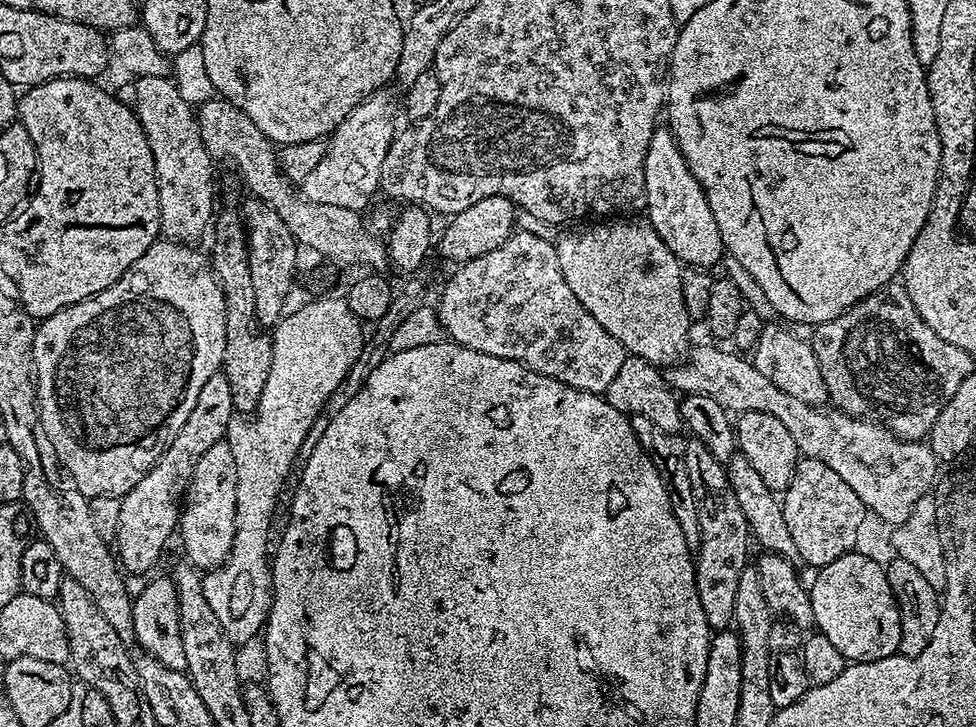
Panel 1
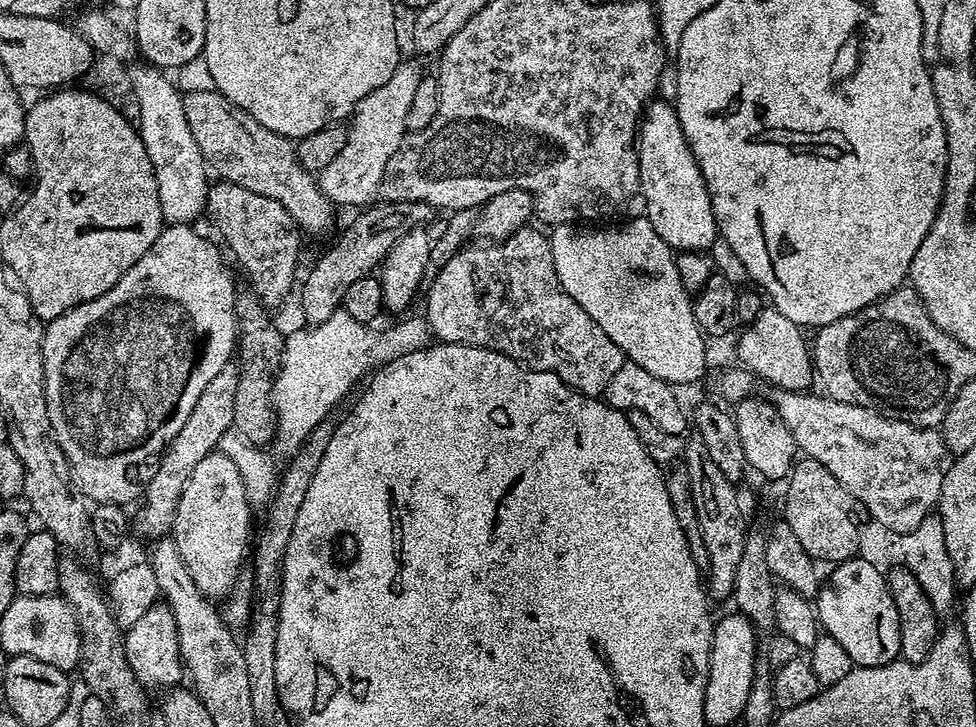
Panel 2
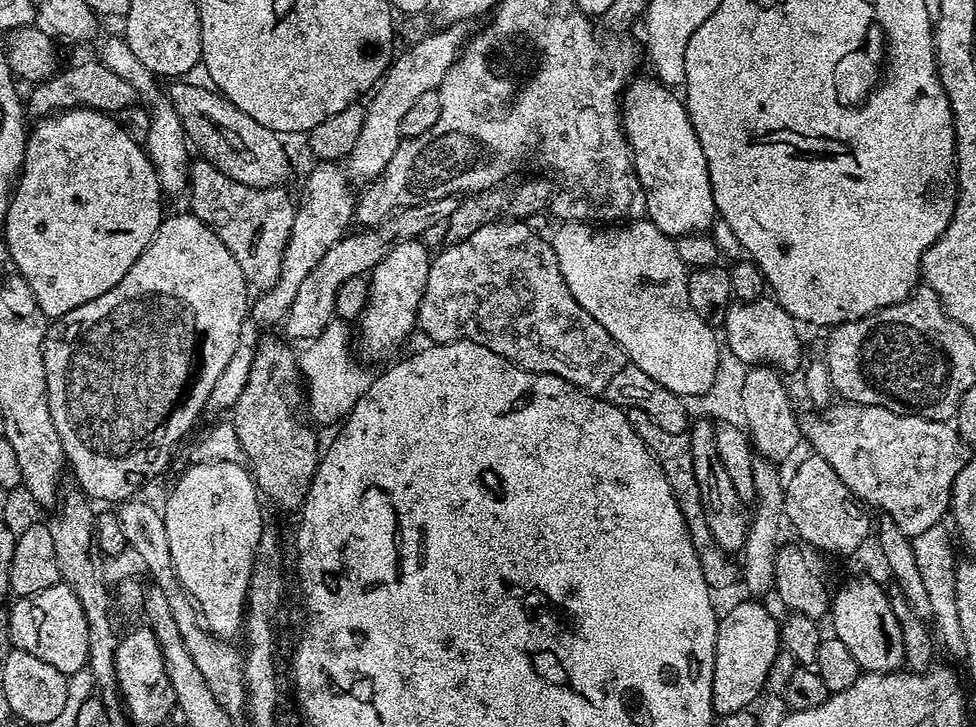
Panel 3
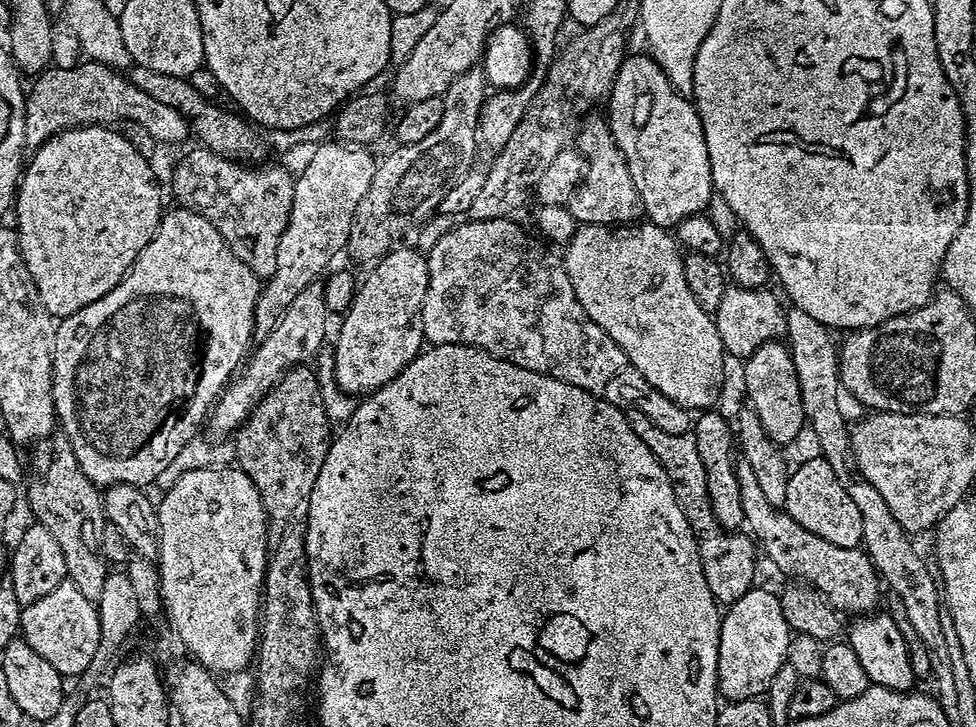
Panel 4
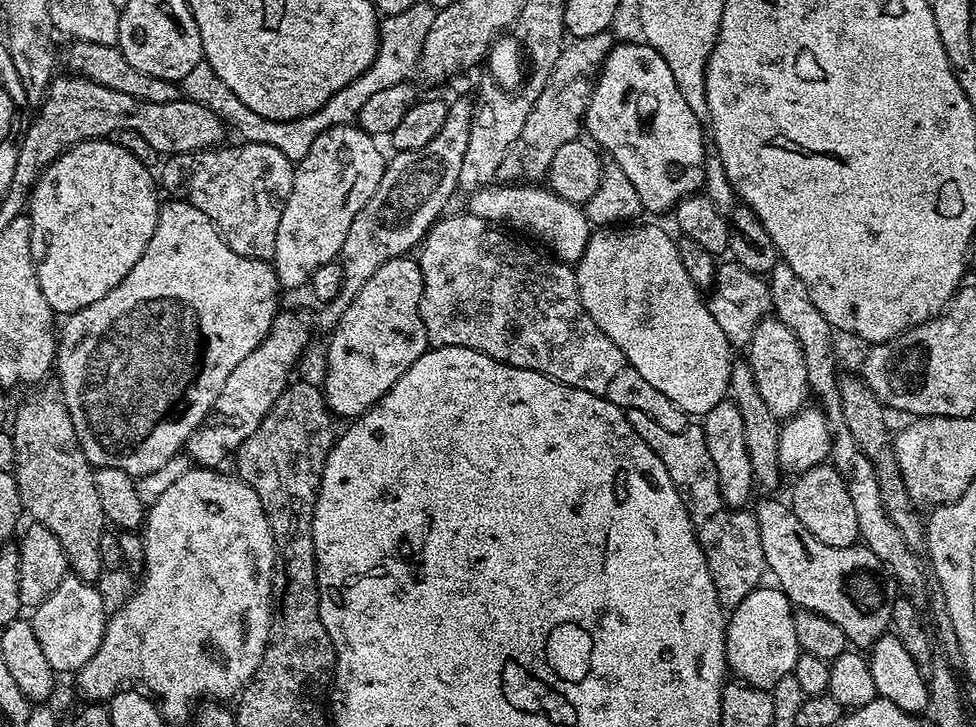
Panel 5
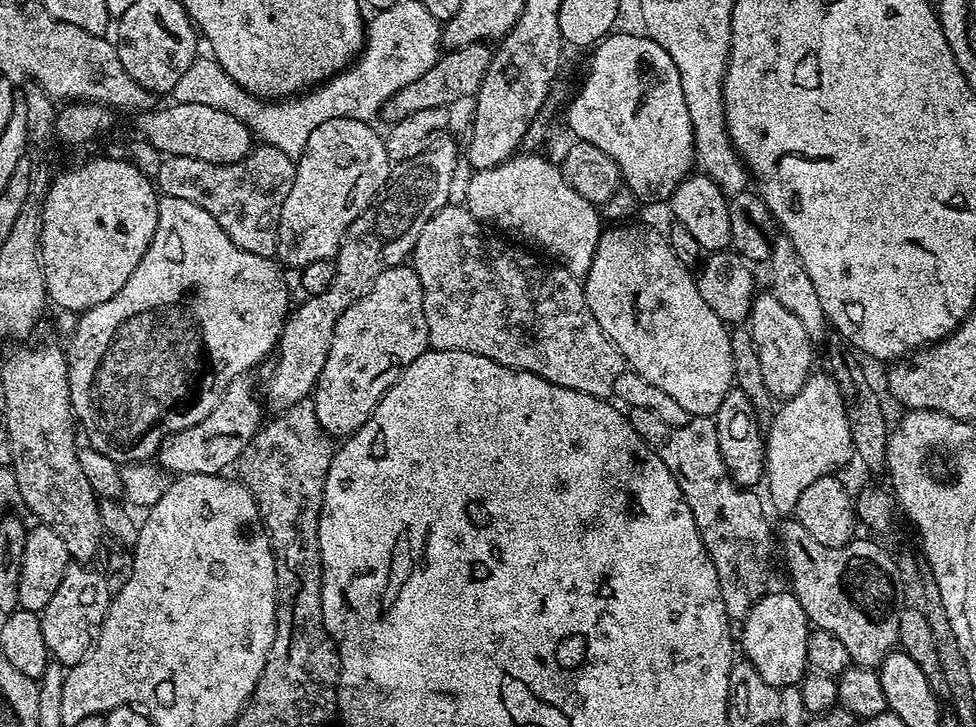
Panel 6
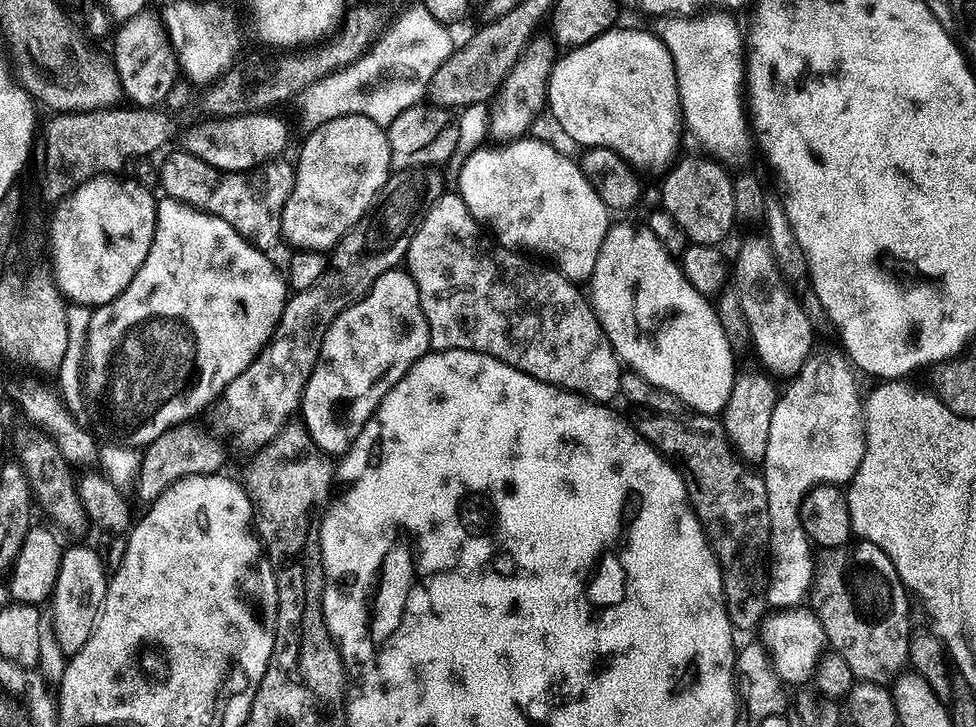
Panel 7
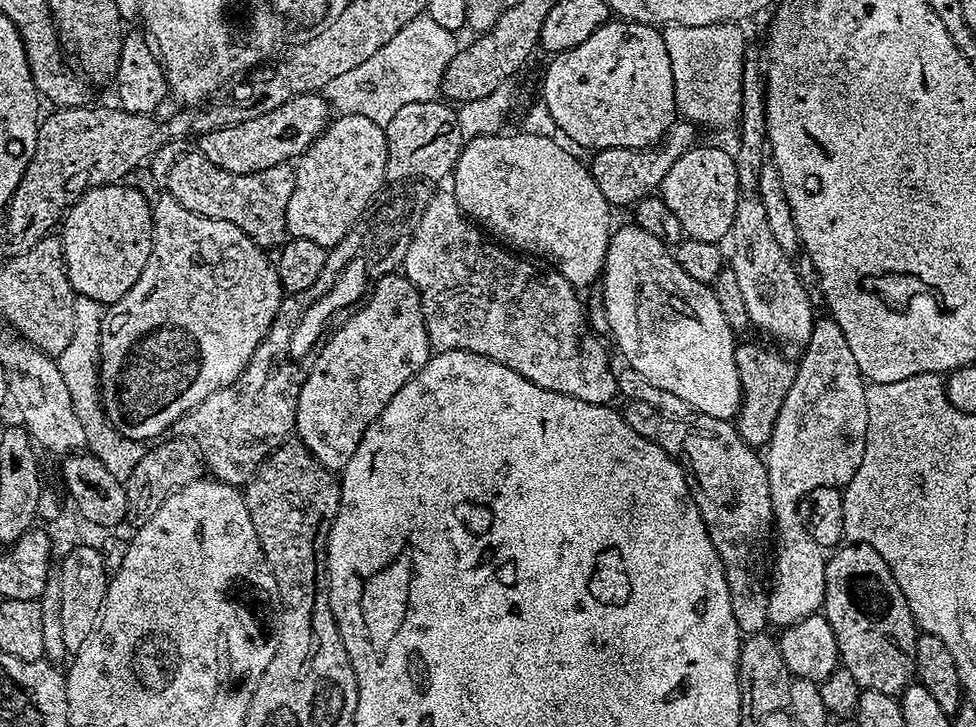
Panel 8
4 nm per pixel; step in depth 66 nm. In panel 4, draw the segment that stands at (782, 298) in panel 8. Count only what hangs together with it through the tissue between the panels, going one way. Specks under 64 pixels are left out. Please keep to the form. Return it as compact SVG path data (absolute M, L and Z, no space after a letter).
M773 342L758 346L758 350L754 350L754 354L746 357L743 364L744 392L748 395L747 403L754 410L754 414L758 414L763 429L766 430L766 434L770 434L772 441L781 446L788 446L791 440L799 438L800 431L803 428L805 431L806 421L802 410L802 390L798 386L798 374L794 370L794 362L792 361L792 355L788 353L787 343Z

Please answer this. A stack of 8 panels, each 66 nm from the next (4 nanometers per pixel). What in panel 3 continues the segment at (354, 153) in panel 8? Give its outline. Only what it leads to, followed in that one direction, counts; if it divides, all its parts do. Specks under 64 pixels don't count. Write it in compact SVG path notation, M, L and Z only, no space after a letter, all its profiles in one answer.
M317 163L317 168L308 176L304 184L304 197L299 197L294 226L290 230L290 238L286 242L286 250L282 254L282 270L278 282L274 286L263 289L260 296L251 301L250 320L256 323L260 330L268 330L271 324L279 325L288 315L290 306L298 294L298 286L302 286L302 278L322 262L322 254L334 242L338 242L349 231L354 220L357 197L352 196L353 185L348 173L339 163Z

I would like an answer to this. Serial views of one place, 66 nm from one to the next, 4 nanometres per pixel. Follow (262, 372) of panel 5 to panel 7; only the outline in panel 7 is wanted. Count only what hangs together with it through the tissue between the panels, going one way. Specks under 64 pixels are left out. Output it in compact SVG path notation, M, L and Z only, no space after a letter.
M195 423L179 424L170 430L163 432L154 442L150 442L148 447L143 449L141 455L141 468L138 481L138 496L144 502L157 500L160 495L168 489L174 482L178 482L187 476L211 476L219 473L224 464L224 448L207 432L204 428L195 428Z

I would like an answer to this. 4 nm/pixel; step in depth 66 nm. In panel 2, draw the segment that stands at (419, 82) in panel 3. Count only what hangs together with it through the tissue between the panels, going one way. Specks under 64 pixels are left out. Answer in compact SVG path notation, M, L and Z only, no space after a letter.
M402 62L396 67L394 74L390 74L384 85L378 86L378 90L362 98L347 125L345 146L318 174L320 190L333 205L349 204L350 207L359 209L361 206L371 205L377 199L386 162L394 158L408 132L406 113L410 110L410 101L418 90L421 78L422 72L418 65Z

